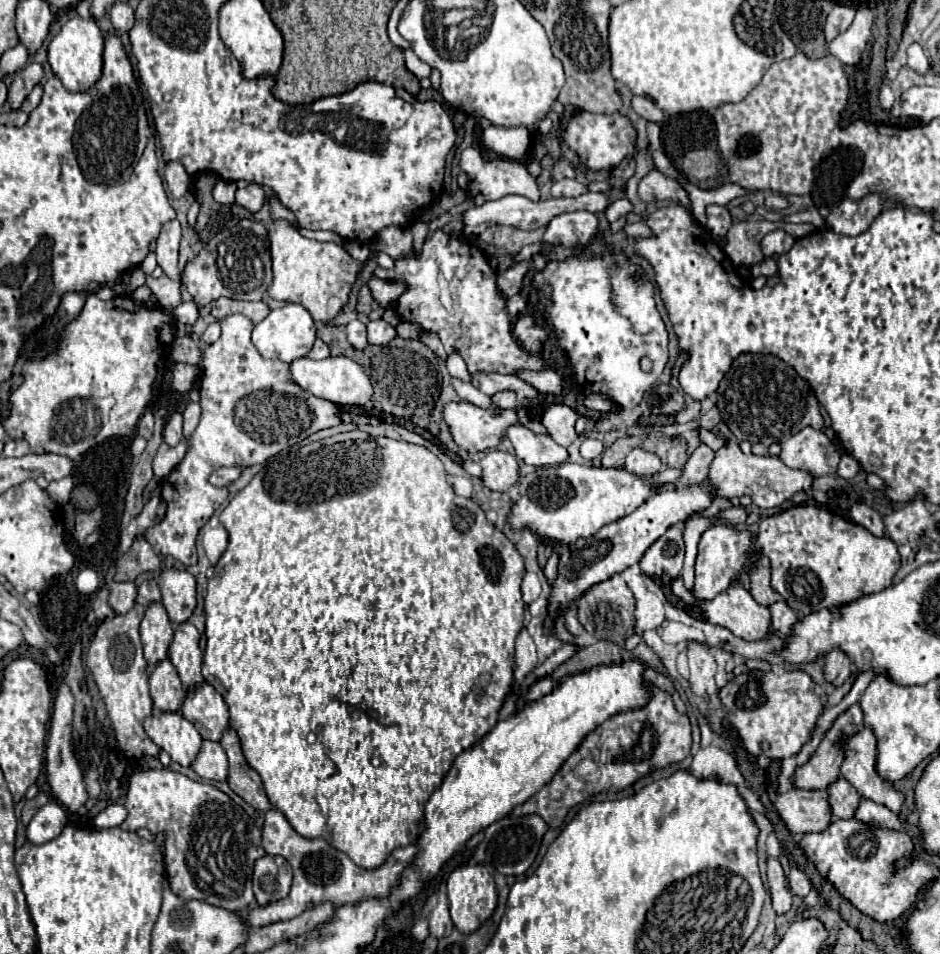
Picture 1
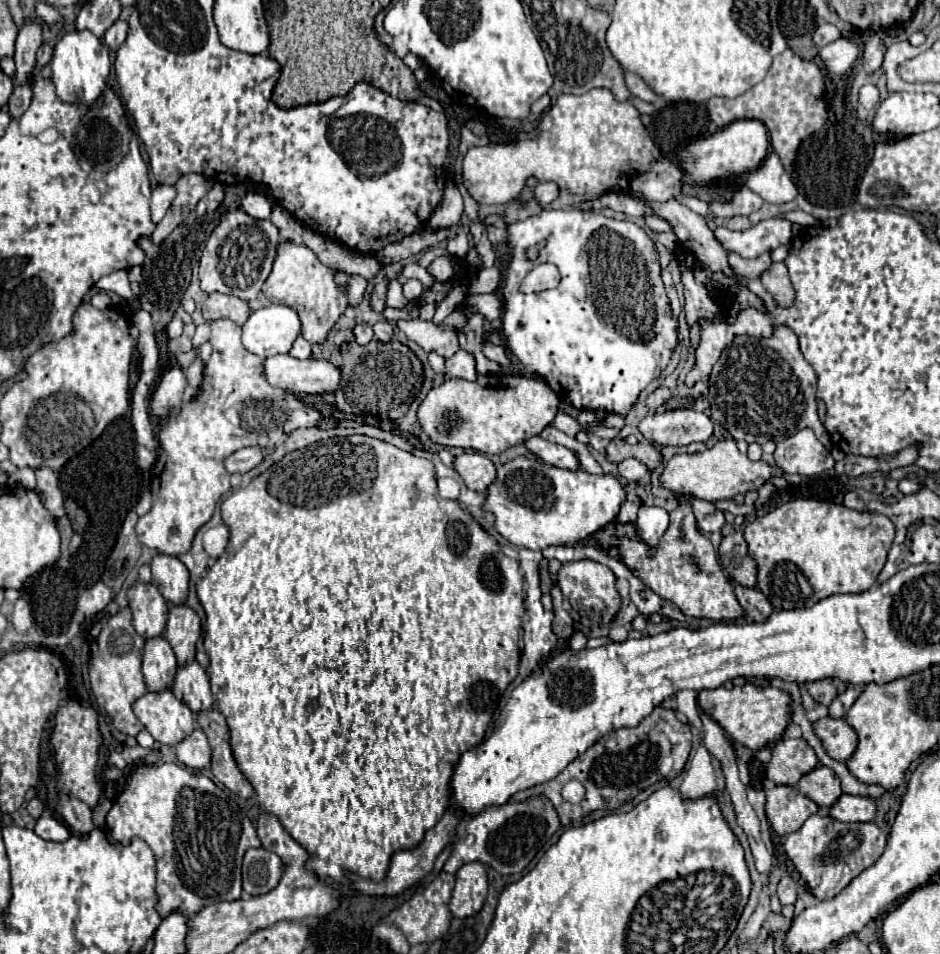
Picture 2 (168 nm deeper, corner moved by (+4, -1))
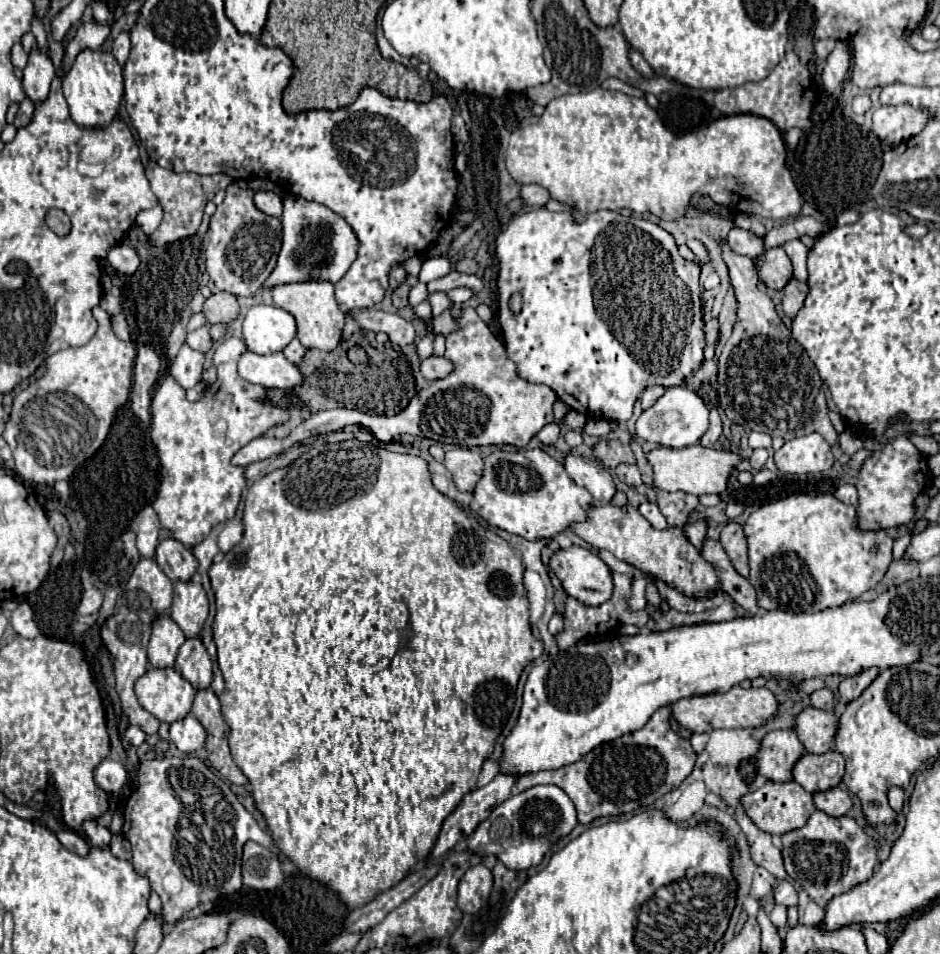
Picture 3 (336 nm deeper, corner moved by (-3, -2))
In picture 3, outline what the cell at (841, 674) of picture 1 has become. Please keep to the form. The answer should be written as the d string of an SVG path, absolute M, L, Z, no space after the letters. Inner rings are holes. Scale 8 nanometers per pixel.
M826 686L810 694L810 704L820 710L834 710L834 692Z

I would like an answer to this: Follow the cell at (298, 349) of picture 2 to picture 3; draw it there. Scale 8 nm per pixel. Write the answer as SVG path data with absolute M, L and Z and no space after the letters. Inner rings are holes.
M294 338L286 348L284 348L284 356L288 358L288 360L292 360L294 364L300 364L300 360L304 358L304 354L306 354L306 346L298 340L298 338Z

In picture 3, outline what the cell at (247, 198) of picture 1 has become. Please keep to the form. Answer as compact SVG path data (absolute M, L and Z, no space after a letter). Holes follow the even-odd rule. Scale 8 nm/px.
M260 190L260 192L254 194L254 204L256 204L256 208L262 210L264 214L280 218L280 212L282 212L282 198L280 198L278 194Z

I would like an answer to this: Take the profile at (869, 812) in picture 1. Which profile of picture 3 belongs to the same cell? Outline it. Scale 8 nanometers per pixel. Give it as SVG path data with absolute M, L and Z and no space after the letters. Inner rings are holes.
M836 786L836 788L828 790L828 792L814 794L814 804L824 814L840 818L840 816L844 816L852 808L852 798L850 798L850 794L846 790Z

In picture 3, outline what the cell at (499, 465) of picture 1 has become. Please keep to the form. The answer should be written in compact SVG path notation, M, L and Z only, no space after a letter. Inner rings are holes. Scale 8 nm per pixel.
M454 448L446 452L444 466L452 472L452 478L460 492L472 492L484 474L484 458L470 448Z

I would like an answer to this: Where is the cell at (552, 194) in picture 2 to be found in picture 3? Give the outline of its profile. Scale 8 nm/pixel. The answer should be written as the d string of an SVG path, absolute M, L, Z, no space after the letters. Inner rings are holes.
M528 184L528 186L522 186L522 202L528 206L528 208L542 208L546 206L546 202L550 200L550 192L538 184Z

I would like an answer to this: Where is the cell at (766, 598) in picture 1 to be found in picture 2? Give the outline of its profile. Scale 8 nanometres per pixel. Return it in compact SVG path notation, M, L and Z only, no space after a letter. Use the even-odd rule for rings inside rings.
M735 531L721 539L719 545L719 561L721 567L743 587L755 587L757 583L757 567L755 561L747 555L747 543L741 531Z

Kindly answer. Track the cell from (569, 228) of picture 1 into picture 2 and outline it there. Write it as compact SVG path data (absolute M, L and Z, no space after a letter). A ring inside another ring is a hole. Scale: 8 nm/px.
M543 209L537 215L527 217L525 221L517 221L511 223L507 227L509 233L509 245L513 251L513 259L509 261L507 267L507 275L505 275L505 283L503 283L503 337L507 347L517 355L517 359L523 363L523 367L531 373L537 373L539 377L543 377L547 381L547 385L559 395L559 399L563 403L573 405L575 409L585 409L585 411L605 411L605 413L617 413L621 417L625 417L635 399L639 397L641 389L645 389L653 379L657 379L661 375L661 371L667 367L675 347L679 345L679 335L677 335L677 327L679 321L673 317L671 311L671 303L661 279L661 265L659 265L659 251L655 247L655 241L635 223L631 221L617 221L617 219L609 219L601 213L593 213L593 211L579 211L579 209ZM539 263L553 263L557 265L559 273L561 273L561 283L555 289L547 289L547 291L539 291L539 293L531 293L531 295L523 295L519 291L519 285L523 281L523 277L537 267Z

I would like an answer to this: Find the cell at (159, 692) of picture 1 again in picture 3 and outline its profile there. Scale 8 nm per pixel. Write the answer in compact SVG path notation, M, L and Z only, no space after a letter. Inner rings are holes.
M158 616L152 624L152 636L148 644L148 660L152 668L174 668L180 646L184 644L182 630L170 616Z

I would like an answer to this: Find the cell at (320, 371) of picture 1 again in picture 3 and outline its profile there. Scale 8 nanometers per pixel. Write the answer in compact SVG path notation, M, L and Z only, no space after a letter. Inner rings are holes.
M246 352L240 358L238 372L244 380L252 384L260 384L266 388L294 388L304 382L304 376L298 364L292 364L282 352L260 356L254 352Z

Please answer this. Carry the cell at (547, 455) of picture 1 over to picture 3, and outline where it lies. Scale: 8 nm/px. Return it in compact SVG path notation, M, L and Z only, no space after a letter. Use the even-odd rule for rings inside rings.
M568 454L564 460L564 468L570 474L570 478L578 486L586 488L596 500L600 500L600 502L612 500L612 496L616 492L614 480L612 480L610 472L598 460Z

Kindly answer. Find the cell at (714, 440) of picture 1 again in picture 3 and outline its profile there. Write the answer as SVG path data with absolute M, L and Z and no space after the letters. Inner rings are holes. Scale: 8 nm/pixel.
M666 388L666 394L652 408L644 410L636 422L638 438L666 448L692 446L702 438L706 430L708 430L708 408L704 406L702 398L690 388Z

